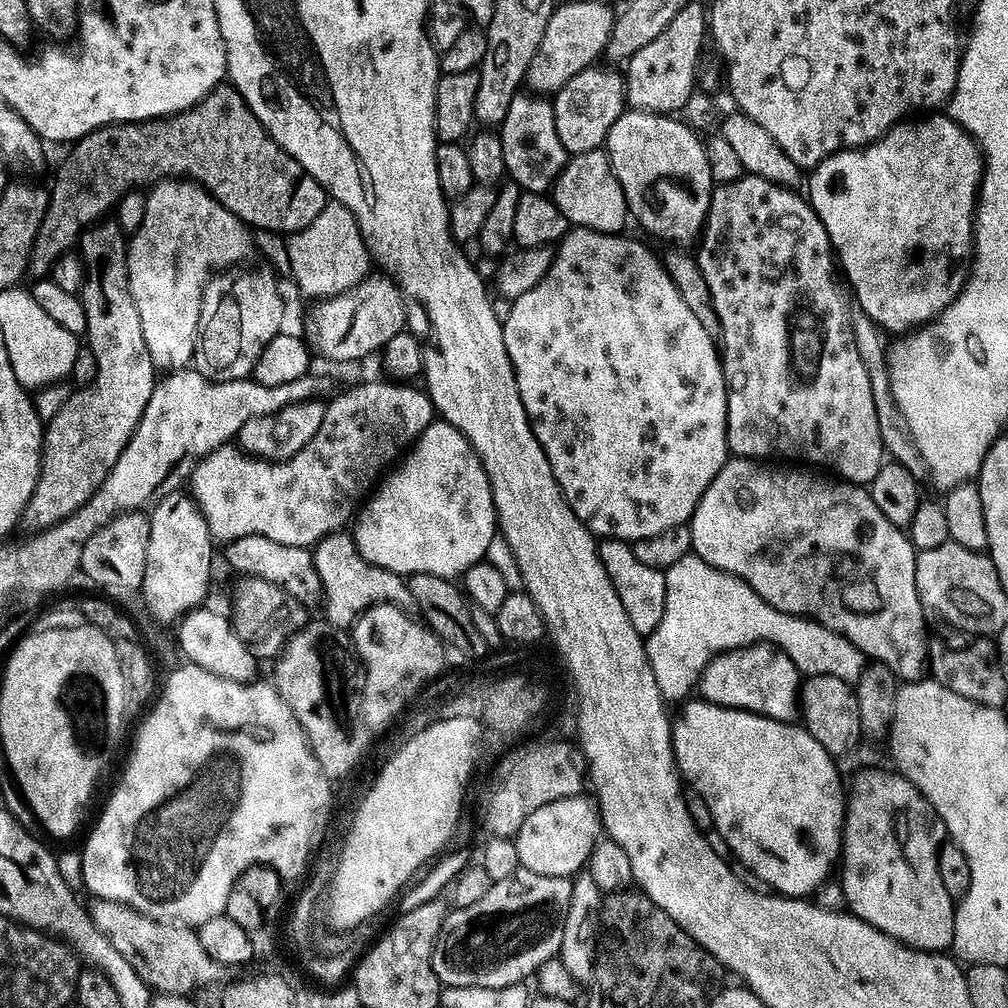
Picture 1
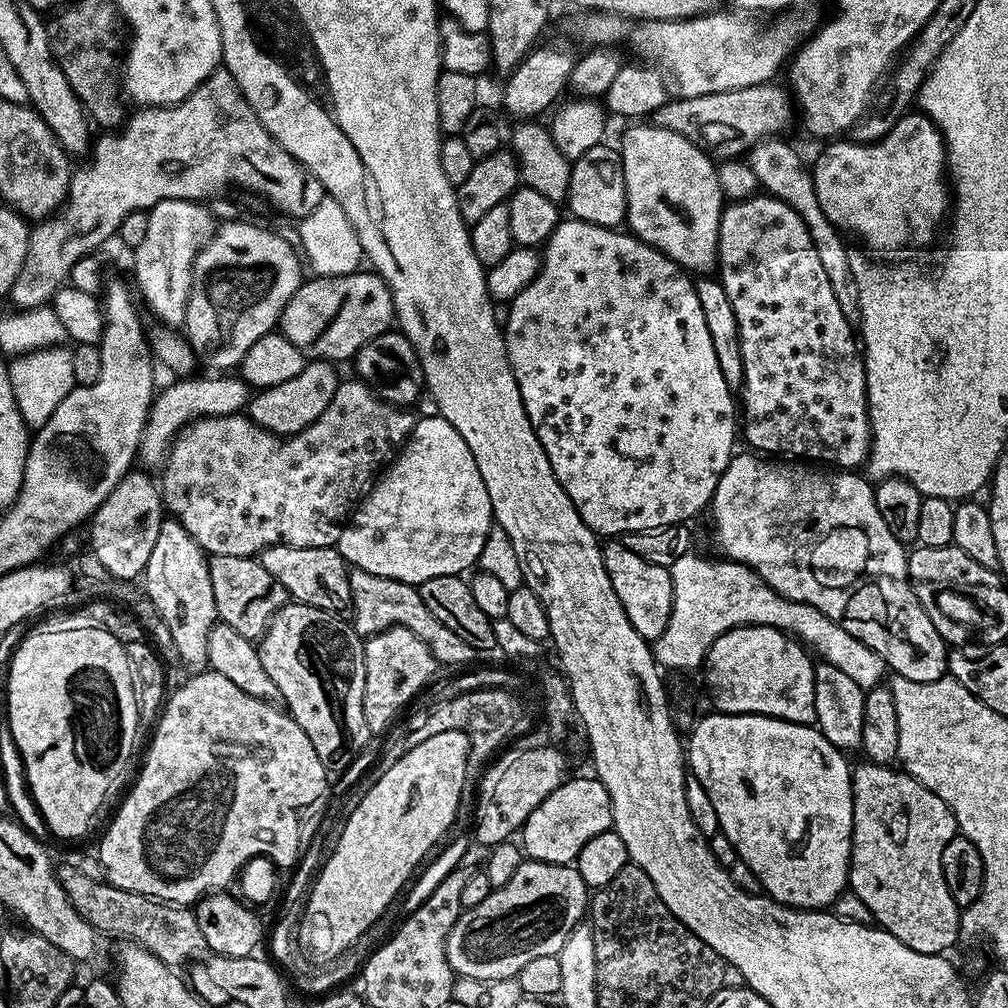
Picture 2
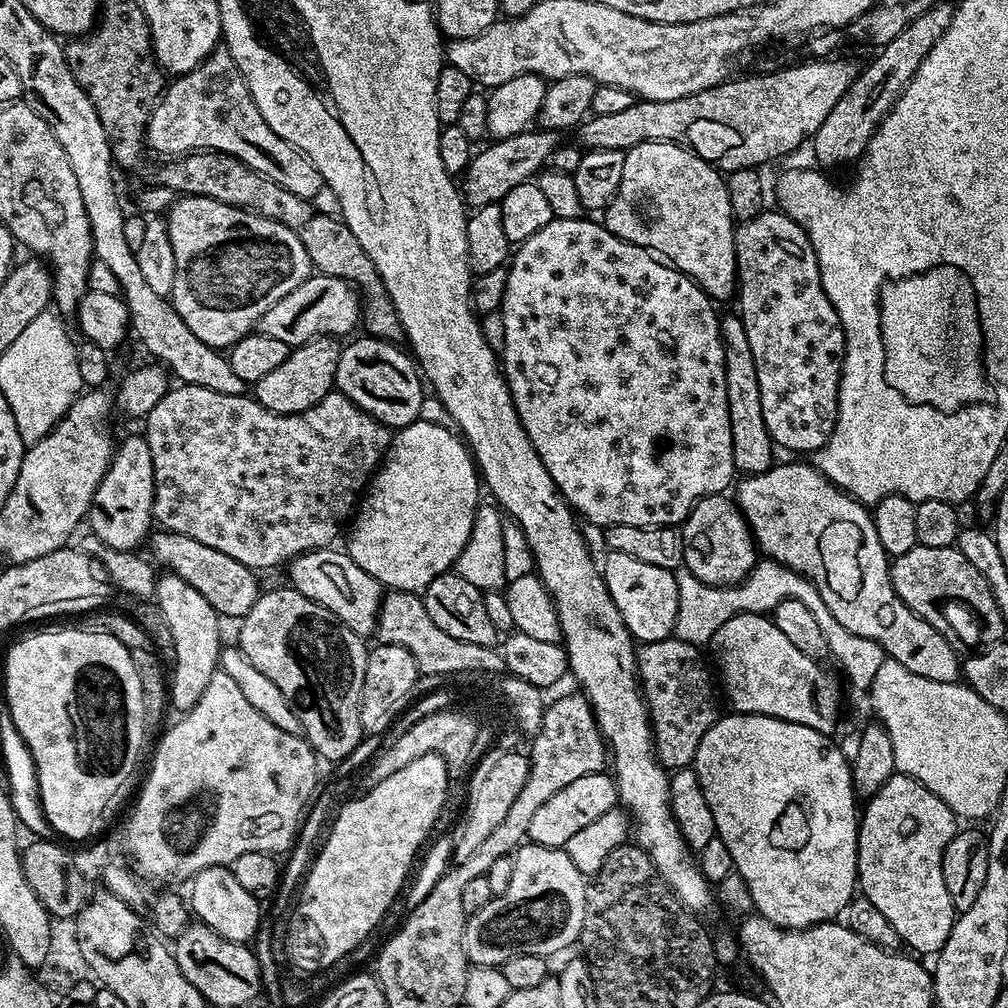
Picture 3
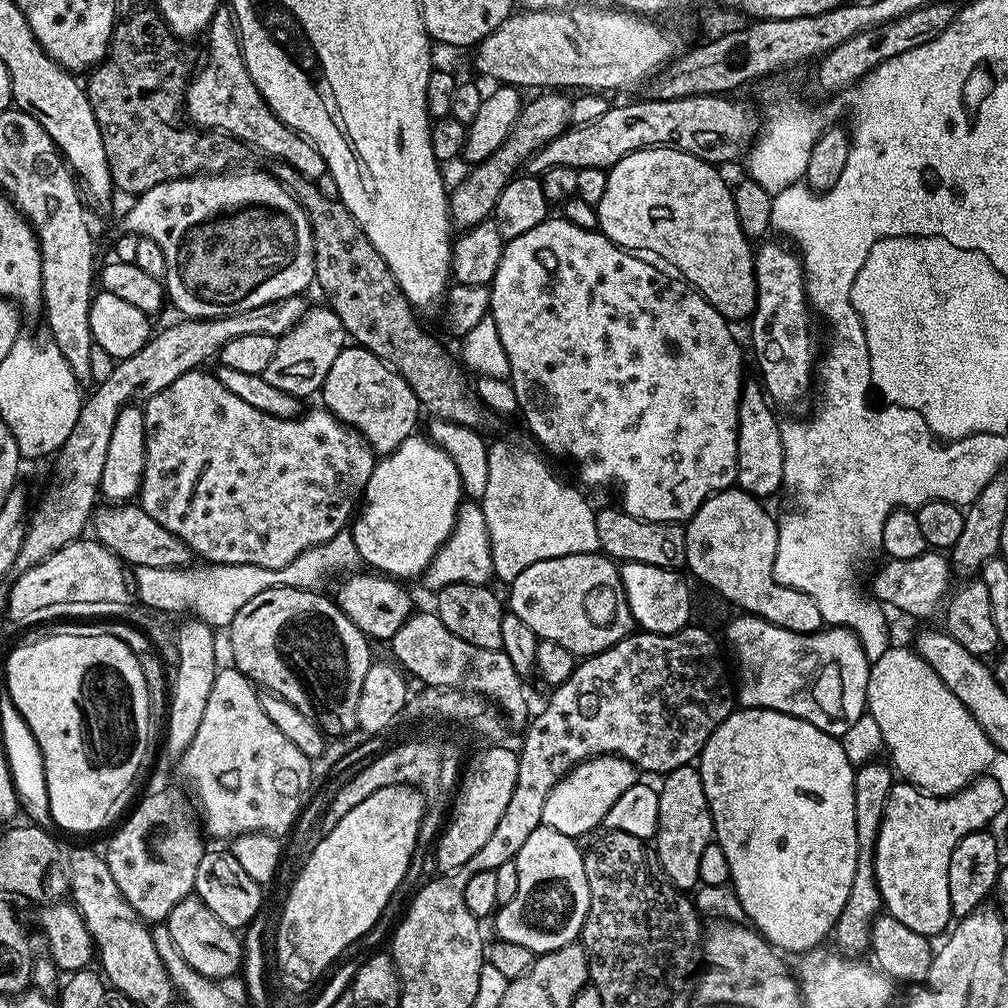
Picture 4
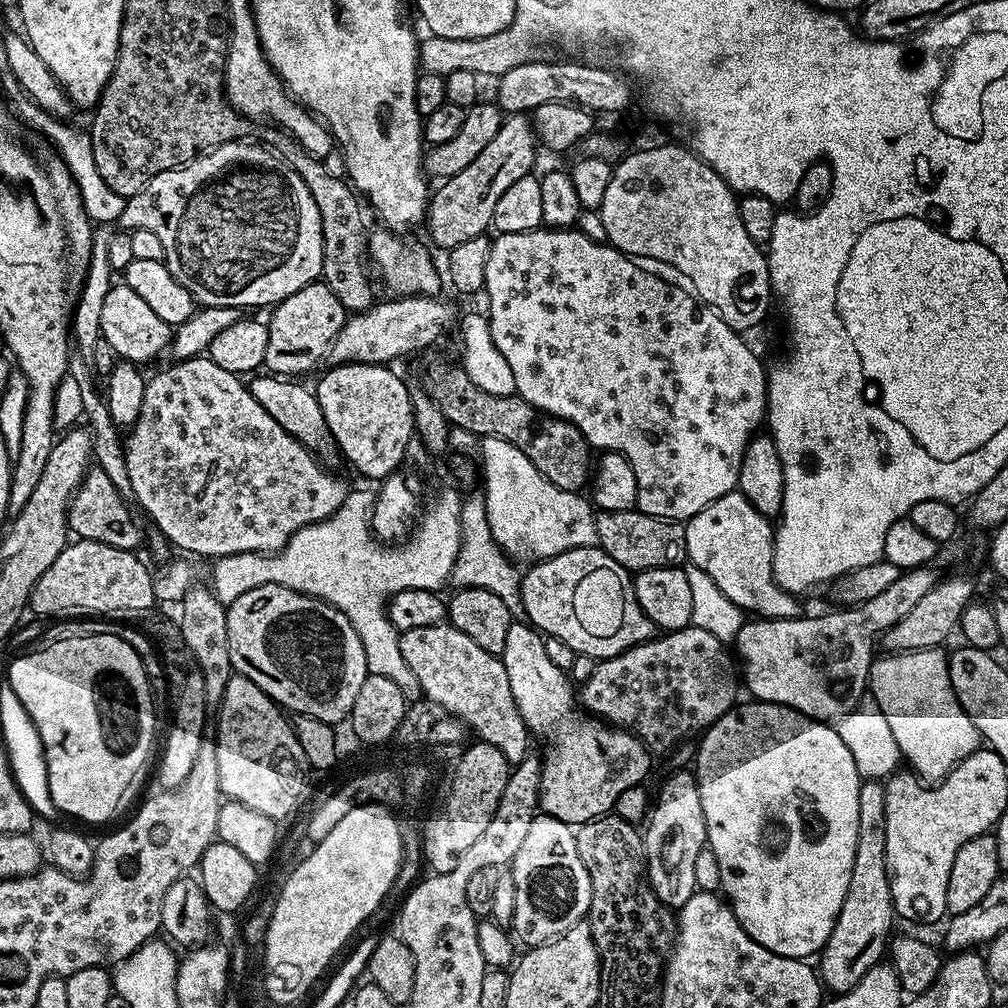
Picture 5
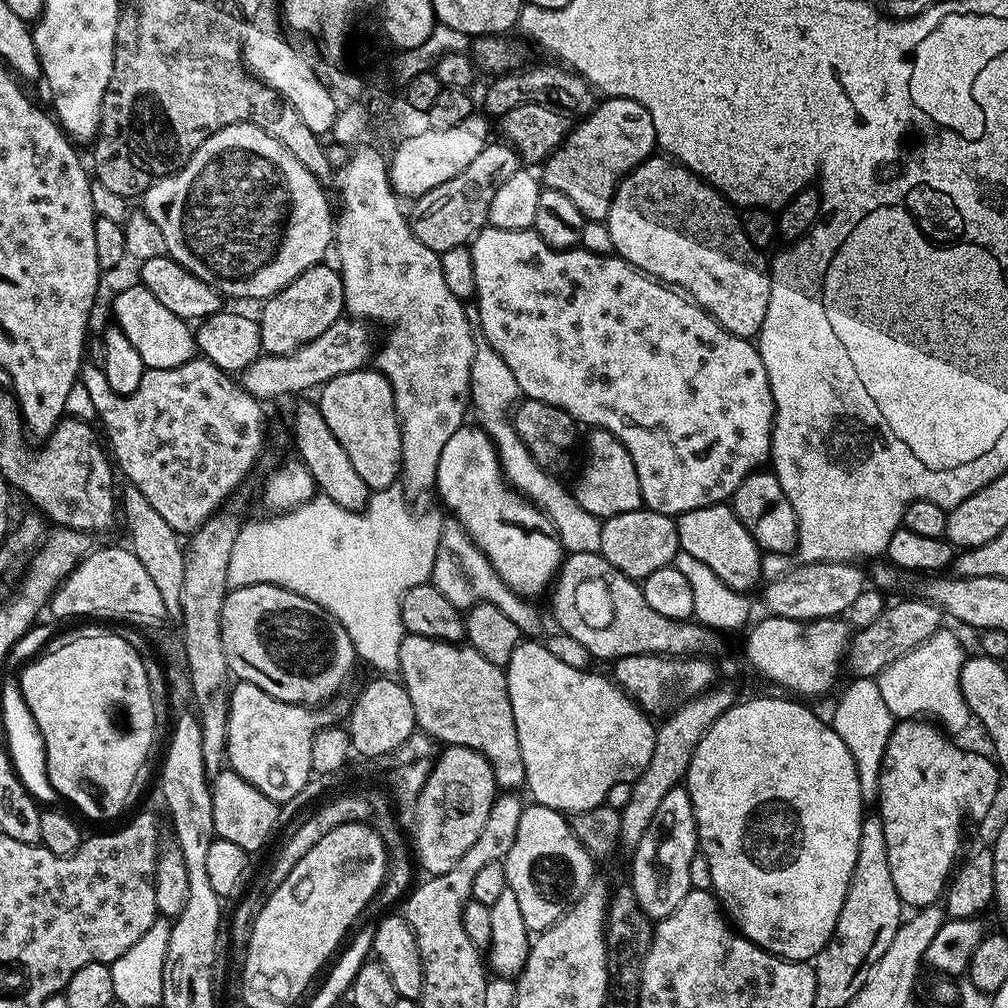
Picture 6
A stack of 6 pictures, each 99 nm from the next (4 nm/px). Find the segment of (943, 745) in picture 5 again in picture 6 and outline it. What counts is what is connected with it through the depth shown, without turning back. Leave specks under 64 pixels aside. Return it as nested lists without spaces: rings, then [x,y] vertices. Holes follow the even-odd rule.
[[[947,630],[935,632],[928,639],[926,651],[928,651],[928,664],[924,660],[903,656],[898,658],[898,662],[886,666],[886,670],[882,670],[880,675],[875,677],[876,686],[881,691],[882,699],[886,702],[889,714],[893,718],[899,717],[900,720],[932,718],[936,712],[932,704],[939,702],[940,692],[932,688],[932,680],[928,677],[928,672],[932,676],[940,675],[940,680],[944,684],[956,686],[960,683],[960,671],[966,659],[966,651],[964,652],[959,638],[954,633]]]

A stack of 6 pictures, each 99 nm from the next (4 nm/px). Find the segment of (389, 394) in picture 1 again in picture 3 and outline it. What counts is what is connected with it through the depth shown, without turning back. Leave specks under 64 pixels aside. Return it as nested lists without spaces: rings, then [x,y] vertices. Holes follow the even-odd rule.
[[[180,384],[173,387],[160,399],[158,406],[150,410],[143,421],[142,435],[150,446],[150,458],[154,458],[154,510],[155,523],[161,529],[178,534],[186,534],[186,538],[194,538],[194,542],[203,542],[214,550],[222,550],[229,558],[242,562],[242,566],[253,570],[260,568],[276,568],[287,565],[296,556],[304,552],[312,552],[315,548],[327,548],[335,545],[336,535],[349,523],[362,493],[367,489],[375,471],[380,467],[388,448],[392,444],[393,429],[378,422],[366,410],[362,410],[350,398],[338,391],[330,391],[320,404],[310,410],[302,410],[298,414],[278,414],[266,410],[251,395],[227,396],[214,390],[206,390],[202,386]]]

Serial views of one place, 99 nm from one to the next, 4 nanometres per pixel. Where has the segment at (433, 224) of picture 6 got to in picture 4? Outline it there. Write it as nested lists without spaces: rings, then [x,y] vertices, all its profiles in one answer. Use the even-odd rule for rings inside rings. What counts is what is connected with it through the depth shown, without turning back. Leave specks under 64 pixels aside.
[[[544,90],[533,96],[536,97],[529,104],[527,101],[521,107],[516,124],[510,130],[506,142],[502,142],[502,146],[498,146],[498,150],[494,150],[490,158],[475,165],[469,176],[462,177],[457,182],[456,189],[454,187],[451,189],[448,197],[448,213],[452,215],[453,225],[457,229],[472,228],[478,222],[489,219],[492,211],[496,209],[498,194],[502,194],[502,190],[511,182],[513,176],[521,171],[522,165],[546,142],[558,138],[565,128],[569,127],[572,119],[571,95],[560,90]]]

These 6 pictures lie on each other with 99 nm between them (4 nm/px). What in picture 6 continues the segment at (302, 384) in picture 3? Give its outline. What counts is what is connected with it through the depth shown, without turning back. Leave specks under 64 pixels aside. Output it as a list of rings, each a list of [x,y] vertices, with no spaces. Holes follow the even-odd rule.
[[[328,262],[311,264],[290,286],[269,296],[263,301],[264,308],[258,315],[260,325],[260,346],[269,356],[285,356],[318,338],[325,330],[330,330],[336,320],[345,315],[344,287],[339,271]]]

